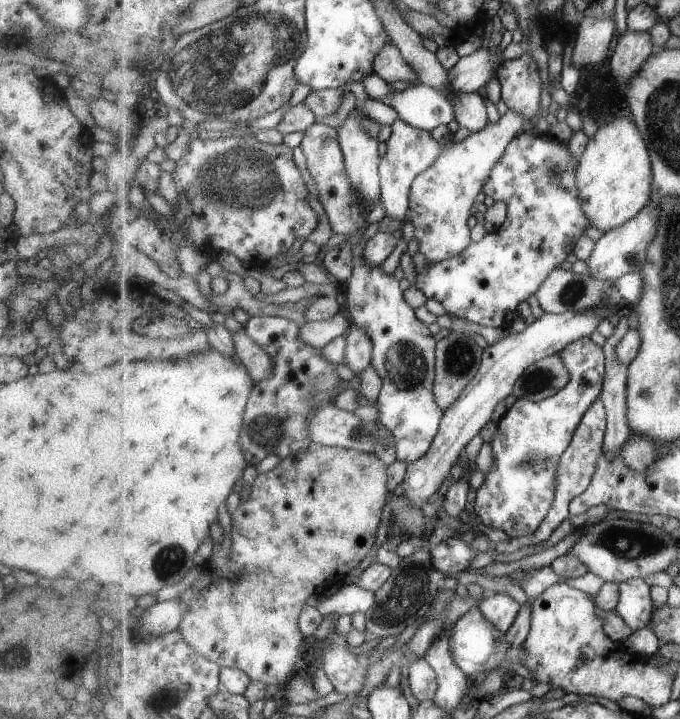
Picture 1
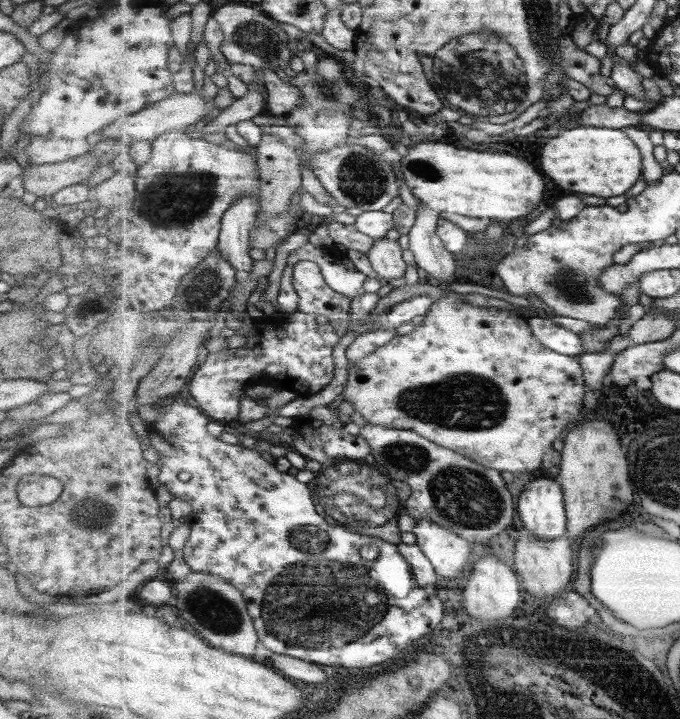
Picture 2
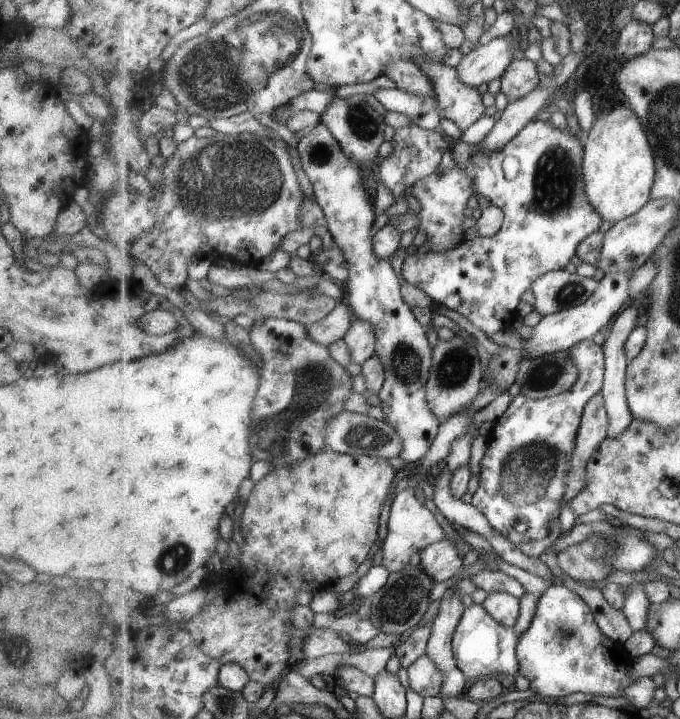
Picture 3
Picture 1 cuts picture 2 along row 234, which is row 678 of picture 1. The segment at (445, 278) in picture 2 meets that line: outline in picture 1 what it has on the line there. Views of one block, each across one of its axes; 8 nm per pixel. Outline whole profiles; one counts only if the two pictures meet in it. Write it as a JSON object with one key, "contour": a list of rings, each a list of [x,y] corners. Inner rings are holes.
{"contour":[[[424,656],[411,664],[409,682],[411,692],[419,703],[434,699],[440,687],[438,672]]]}

